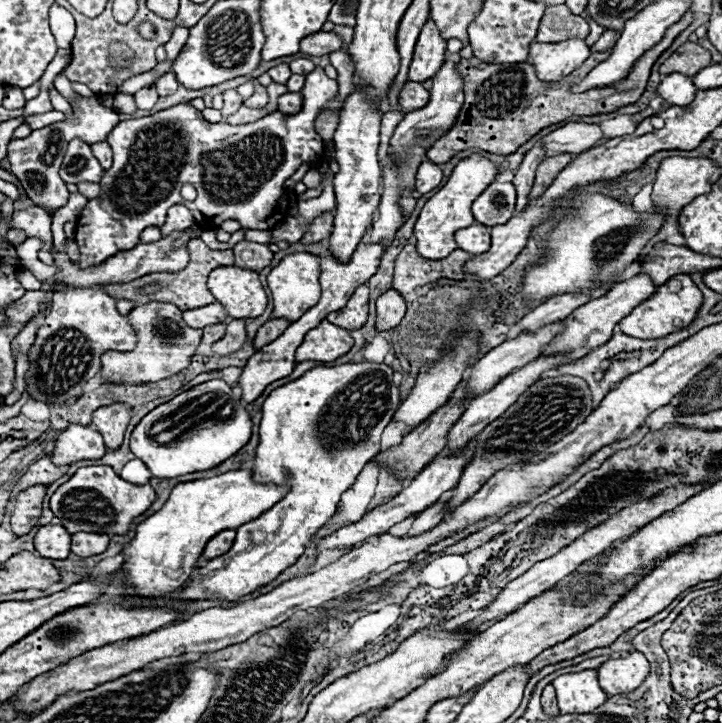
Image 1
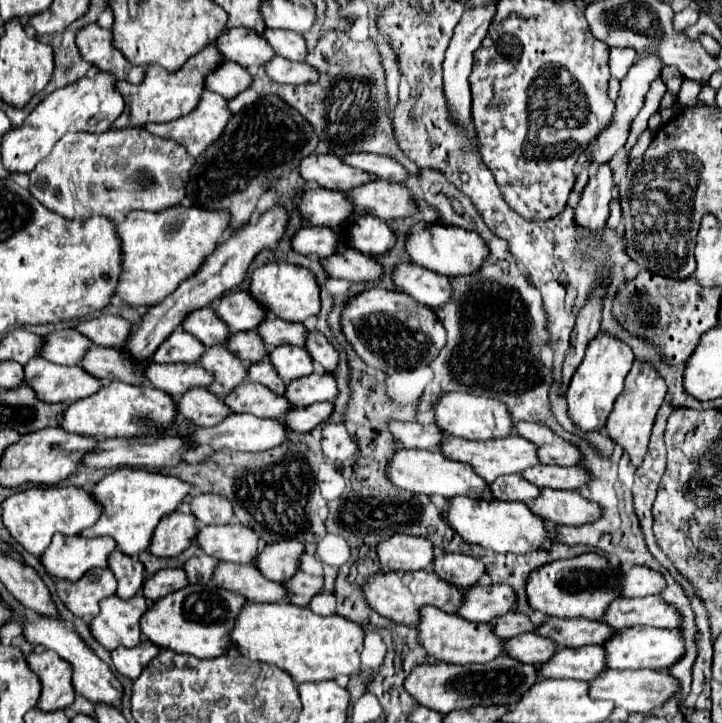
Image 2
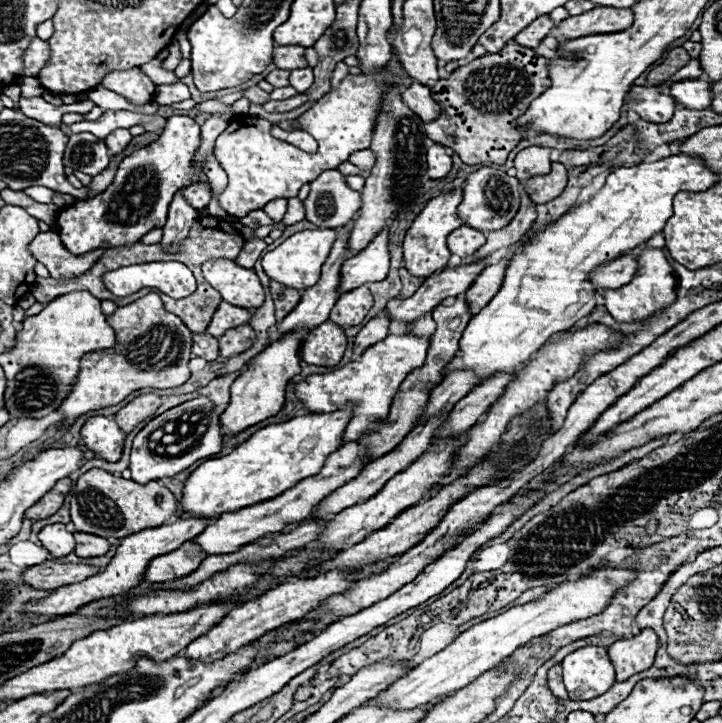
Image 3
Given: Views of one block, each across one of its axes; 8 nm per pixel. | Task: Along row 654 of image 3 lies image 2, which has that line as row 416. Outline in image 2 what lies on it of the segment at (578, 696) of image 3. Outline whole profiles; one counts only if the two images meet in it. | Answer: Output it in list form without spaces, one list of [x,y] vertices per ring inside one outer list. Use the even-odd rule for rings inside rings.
[[[598,332],[598,336],[588,344],[586,356],[578,366],[576,374],[570,380],[566,402],[568,402],[568,418],[582,432],[598,432],[606,426],[606,420],[614,408],[616,398],[624,390],[624,378],[630,372],[634,362],[632,350],[614,336],[606,332]]]

